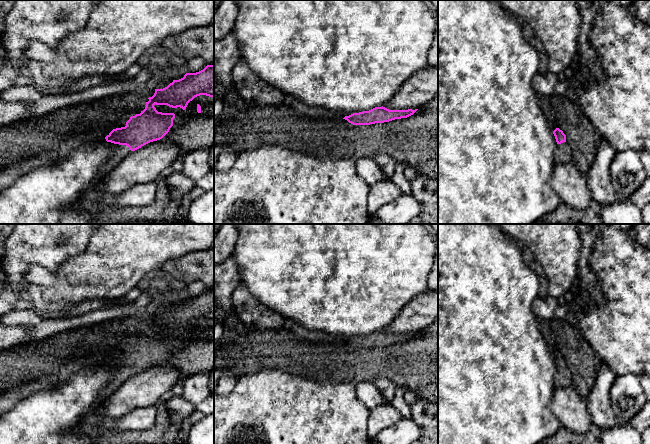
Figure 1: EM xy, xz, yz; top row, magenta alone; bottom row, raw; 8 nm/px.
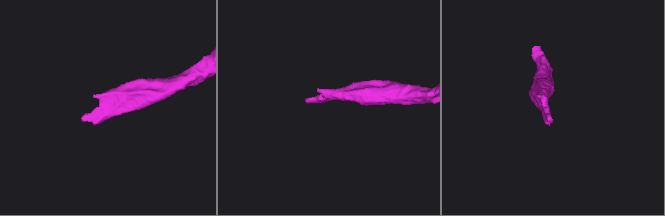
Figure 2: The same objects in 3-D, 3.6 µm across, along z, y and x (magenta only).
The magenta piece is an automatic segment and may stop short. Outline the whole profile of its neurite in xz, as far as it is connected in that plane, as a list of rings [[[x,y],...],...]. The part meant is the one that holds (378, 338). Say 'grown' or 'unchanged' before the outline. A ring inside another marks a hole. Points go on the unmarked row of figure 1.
unchanged | [[[375,331],[369,335],[353,337],[345,340],[343,343],[347,344],[353,349],[370,349],[375,347],[389,346],[395,343],[407,342],[413,339],[418,333],[412,334],[389,334],[385,331]]]

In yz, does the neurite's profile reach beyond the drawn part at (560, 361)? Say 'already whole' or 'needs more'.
needs more

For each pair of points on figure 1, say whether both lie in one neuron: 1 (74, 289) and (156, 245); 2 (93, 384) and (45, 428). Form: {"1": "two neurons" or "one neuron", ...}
{"1": "one neuron", "2": "one neuron"}

